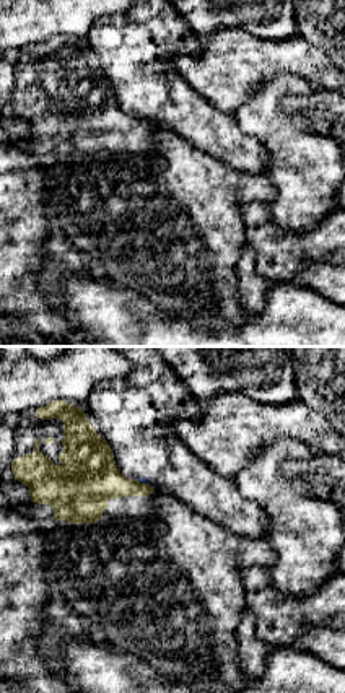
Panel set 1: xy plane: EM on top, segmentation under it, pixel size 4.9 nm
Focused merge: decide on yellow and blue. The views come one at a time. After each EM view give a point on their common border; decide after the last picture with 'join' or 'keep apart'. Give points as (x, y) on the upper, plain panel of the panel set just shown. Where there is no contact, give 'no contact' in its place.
contact (144, 119)

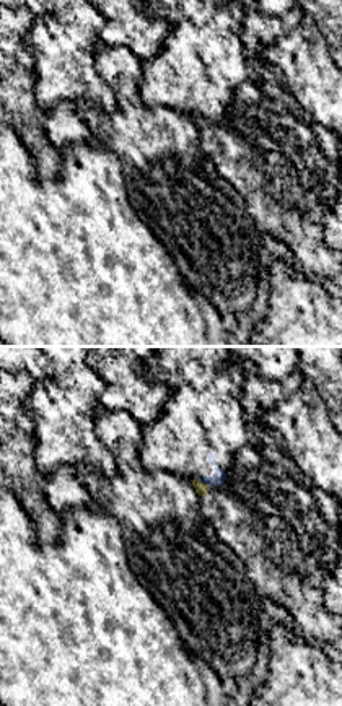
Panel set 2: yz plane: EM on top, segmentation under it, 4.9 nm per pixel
contact (204, 119)

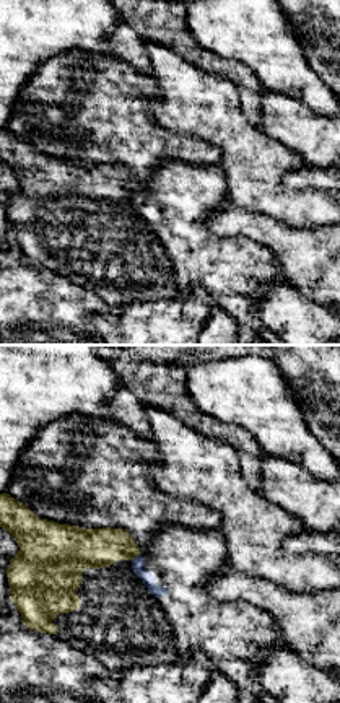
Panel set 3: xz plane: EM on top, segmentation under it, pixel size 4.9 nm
contact (135, 191)

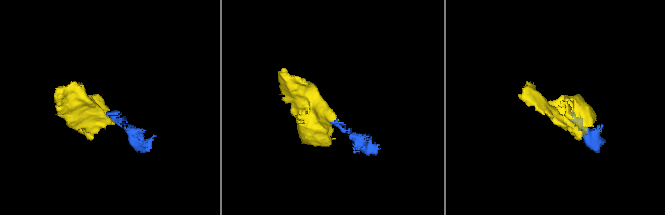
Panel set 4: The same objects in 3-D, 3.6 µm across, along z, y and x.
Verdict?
keep apart

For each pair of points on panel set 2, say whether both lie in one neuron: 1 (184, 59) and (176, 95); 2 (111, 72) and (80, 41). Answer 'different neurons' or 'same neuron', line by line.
1: same neuron
2: different neurons

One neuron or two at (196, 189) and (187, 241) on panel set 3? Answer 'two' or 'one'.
one

